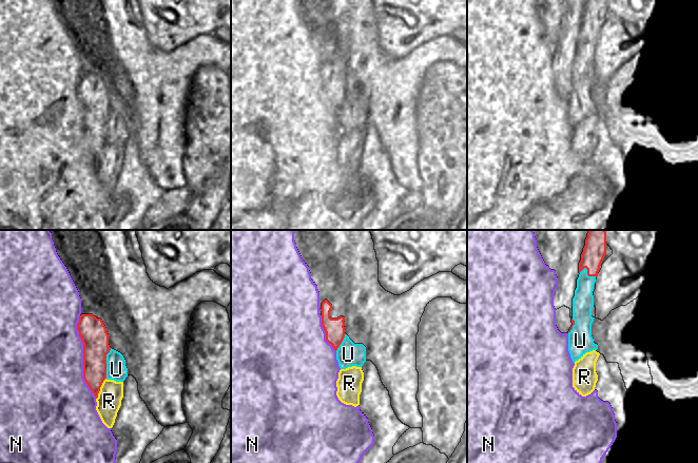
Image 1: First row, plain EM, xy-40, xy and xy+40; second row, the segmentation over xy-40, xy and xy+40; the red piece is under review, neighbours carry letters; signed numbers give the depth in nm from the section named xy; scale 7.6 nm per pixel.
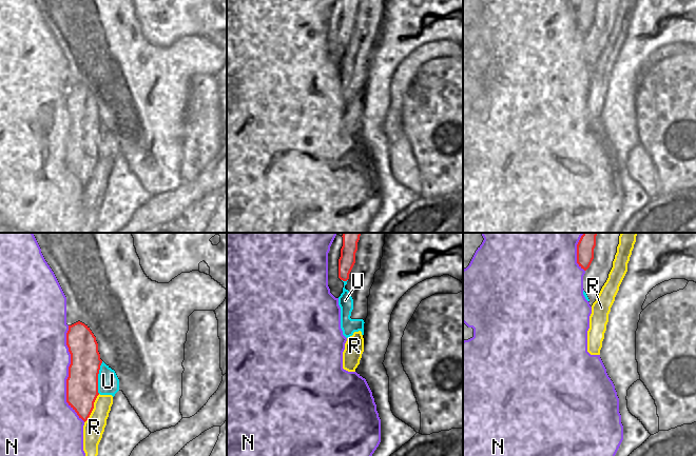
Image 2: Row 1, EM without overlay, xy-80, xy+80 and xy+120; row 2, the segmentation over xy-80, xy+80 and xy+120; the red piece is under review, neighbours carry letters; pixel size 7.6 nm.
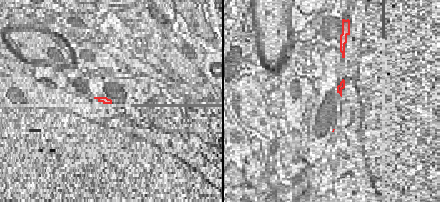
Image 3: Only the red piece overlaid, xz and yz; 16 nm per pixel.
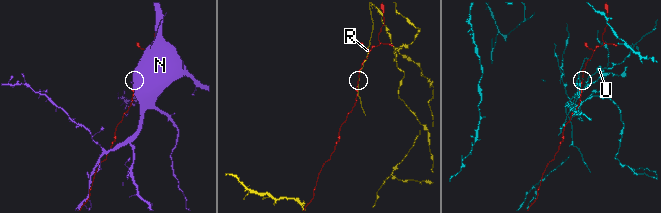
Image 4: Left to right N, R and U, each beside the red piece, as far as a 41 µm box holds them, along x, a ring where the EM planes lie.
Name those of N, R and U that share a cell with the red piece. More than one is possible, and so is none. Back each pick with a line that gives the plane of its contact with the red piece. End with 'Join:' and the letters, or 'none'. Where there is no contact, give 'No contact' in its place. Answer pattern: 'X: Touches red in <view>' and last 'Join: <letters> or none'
Join: none.

